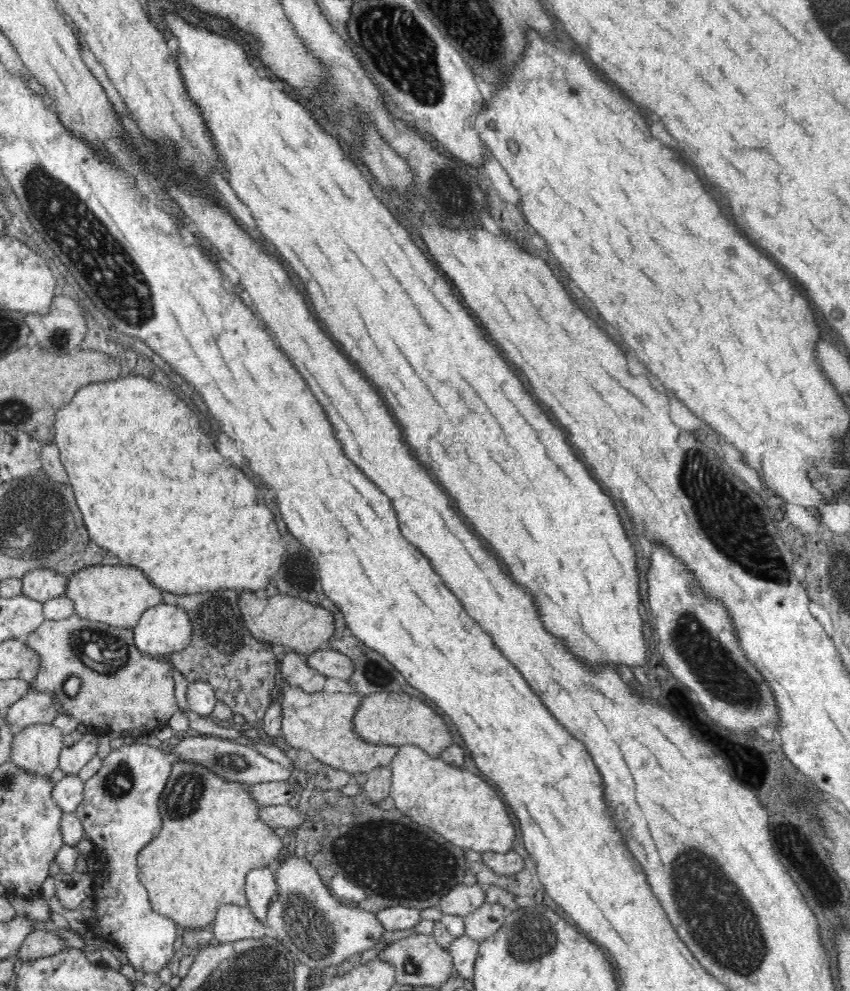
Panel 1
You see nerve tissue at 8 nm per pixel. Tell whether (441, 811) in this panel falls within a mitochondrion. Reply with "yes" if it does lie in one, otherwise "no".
no

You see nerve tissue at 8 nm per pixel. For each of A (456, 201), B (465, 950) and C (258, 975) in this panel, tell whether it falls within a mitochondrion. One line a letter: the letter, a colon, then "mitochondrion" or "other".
A: mitochondrion
B: other
C: mitochondrion

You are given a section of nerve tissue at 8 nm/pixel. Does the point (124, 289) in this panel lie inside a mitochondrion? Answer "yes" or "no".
yes

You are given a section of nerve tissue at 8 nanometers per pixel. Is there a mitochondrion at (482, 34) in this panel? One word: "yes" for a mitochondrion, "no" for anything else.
yes

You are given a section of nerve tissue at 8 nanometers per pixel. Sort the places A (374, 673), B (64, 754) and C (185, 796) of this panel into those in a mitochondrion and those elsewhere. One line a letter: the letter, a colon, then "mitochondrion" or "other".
A: mitochondrion
B: other
C: mitochondrion

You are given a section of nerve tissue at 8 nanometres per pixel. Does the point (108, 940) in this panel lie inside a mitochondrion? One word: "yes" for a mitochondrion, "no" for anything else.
no

